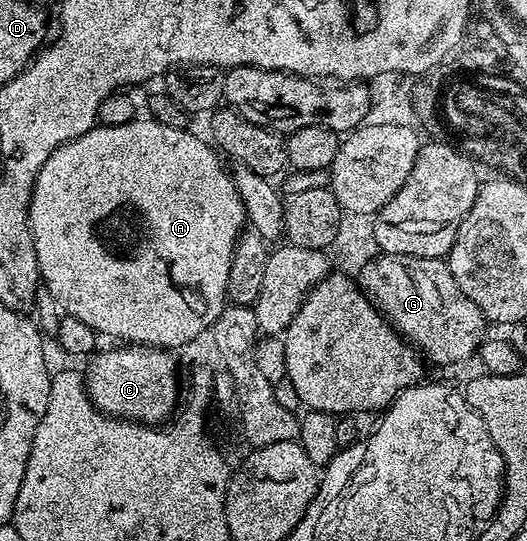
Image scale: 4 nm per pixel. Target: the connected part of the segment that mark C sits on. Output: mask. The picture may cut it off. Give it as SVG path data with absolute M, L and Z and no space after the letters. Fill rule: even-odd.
M113 345L110 351L98 350L88 360L88 363L90 362L89 372L86 370L83 375L85 391L89 394L91 402L104 415L111 415L115 419L128 419L131 423L164 424L179 407L177 363L173 360L173 355L172 350L164 347L142 347L140 345Z

